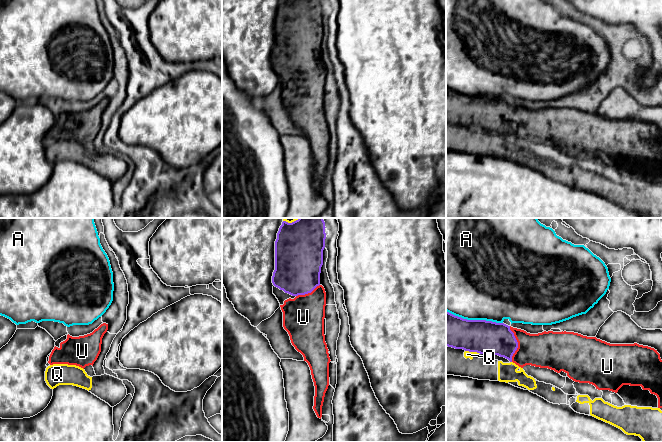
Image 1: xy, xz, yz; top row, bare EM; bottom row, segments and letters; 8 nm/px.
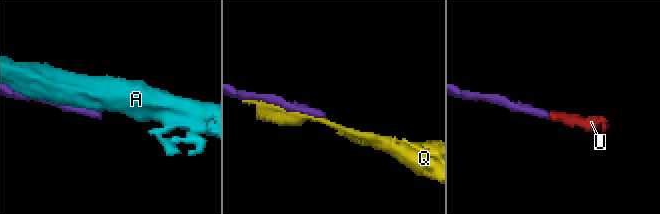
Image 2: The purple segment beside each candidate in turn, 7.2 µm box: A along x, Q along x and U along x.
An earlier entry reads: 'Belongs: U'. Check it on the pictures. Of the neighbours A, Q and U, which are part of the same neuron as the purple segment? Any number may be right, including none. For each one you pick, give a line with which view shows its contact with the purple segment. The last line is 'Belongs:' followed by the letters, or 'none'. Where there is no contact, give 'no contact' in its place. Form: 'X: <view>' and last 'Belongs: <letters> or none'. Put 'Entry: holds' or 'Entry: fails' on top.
Entry: holds
U: yz
Belongs: U

